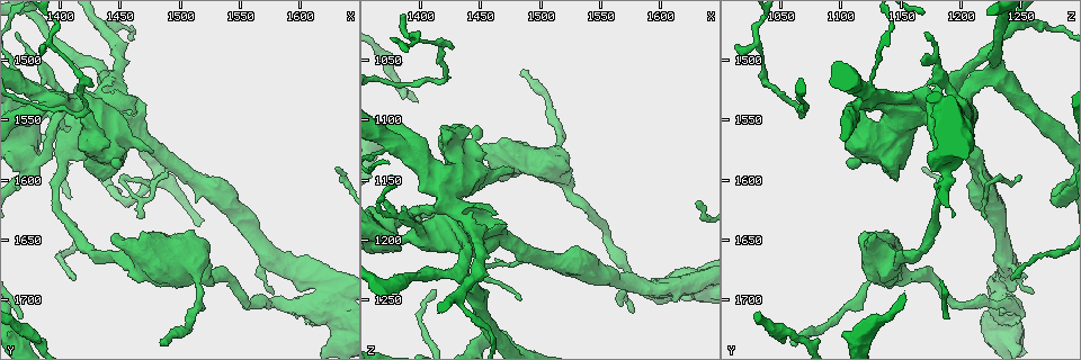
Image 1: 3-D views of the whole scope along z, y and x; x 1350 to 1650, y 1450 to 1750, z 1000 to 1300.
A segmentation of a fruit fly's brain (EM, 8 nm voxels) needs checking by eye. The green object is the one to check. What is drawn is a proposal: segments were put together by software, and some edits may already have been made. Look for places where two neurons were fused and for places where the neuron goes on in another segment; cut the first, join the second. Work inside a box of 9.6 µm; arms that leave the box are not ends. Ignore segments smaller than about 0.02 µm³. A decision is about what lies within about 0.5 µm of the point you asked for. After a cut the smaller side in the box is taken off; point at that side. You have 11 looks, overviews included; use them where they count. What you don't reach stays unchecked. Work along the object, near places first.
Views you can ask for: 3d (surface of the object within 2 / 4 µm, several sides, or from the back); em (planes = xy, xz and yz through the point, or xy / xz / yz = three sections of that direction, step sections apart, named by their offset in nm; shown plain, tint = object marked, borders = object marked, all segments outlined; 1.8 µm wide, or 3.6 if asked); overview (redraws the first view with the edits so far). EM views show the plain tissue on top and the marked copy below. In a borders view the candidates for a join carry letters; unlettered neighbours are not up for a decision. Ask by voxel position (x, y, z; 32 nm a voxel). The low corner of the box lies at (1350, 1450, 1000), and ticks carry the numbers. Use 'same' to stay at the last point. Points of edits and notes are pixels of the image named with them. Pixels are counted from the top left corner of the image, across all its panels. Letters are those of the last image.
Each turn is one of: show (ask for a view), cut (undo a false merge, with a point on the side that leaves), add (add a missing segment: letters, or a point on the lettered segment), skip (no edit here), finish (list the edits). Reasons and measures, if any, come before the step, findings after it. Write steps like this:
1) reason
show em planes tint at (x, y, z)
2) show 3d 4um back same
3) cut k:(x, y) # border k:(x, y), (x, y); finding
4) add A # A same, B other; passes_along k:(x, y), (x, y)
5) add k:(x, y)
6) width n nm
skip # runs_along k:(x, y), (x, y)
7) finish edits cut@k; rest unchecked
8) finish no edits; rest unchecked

show 3d 4um at (1514, 1674, 1126)

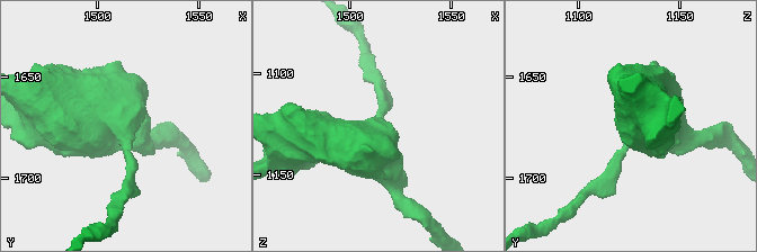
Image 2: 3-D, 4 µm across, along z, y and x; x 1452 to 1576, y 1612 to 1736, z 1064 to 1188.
shape alone is not enough
show em 3.6um planes borders at (1513, 1676, 1126)

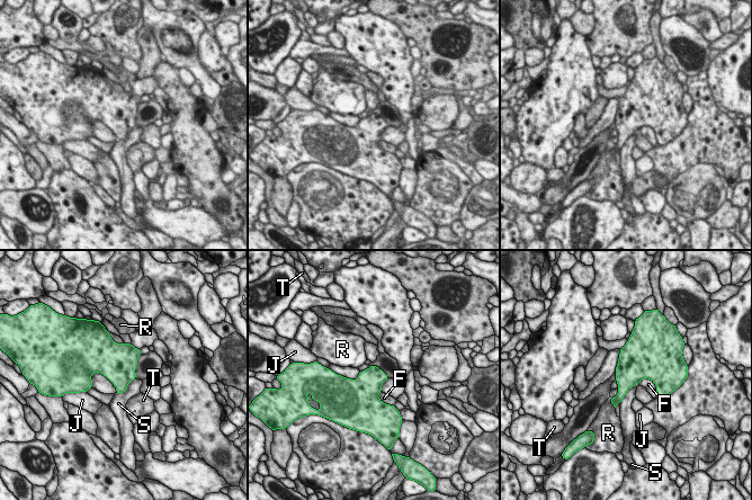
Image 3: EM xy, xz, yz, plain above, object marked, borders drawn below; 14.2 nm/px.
skip # F other, J other, R other, S other, T other; border 3:(135, 377), (124, 391), (116, 393); continuous, no second neuron

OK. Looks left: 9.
long arm stops here
show em planes tint at (1488, 1734, 1056)

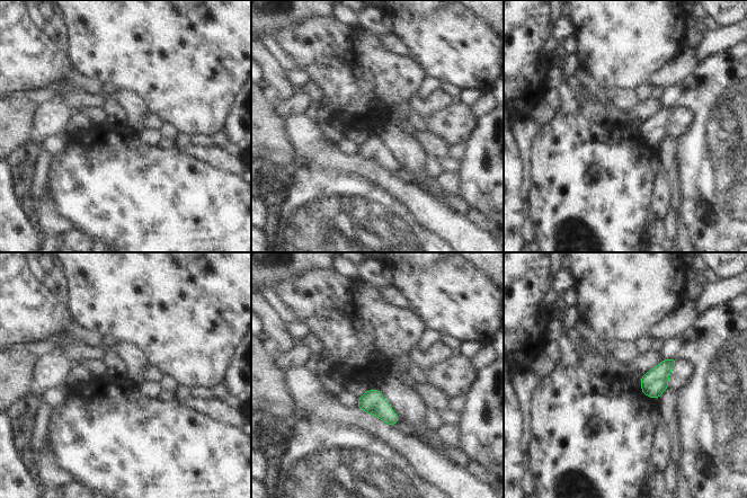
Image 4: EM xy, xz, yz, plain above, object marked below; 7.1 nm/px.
show em planes borders same

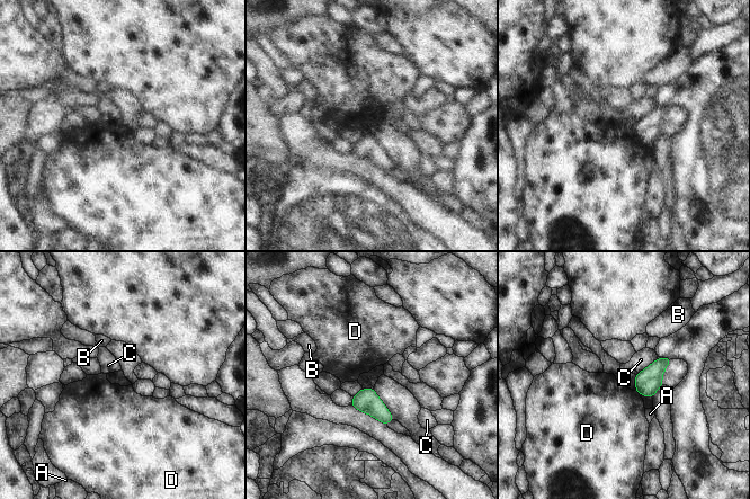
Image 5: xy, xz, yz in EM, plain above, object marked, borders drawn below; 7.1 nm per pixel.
longest_contact C 180 nm
skip # A other, B other, C other, D other; border 5:(635, 389), (641, 394); none of them fits

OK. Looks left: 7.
sharp bend
show 3d 4um at (1420, 1538, 1144)

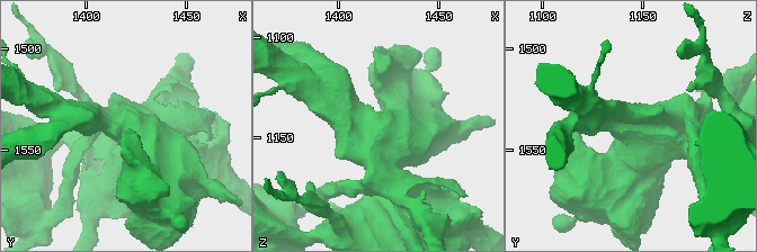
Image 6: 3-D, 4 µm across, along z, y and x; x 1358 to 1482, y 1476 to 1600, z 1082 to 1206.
show em 3.6um xy step 4 tint at (1420, 1539, 1144)

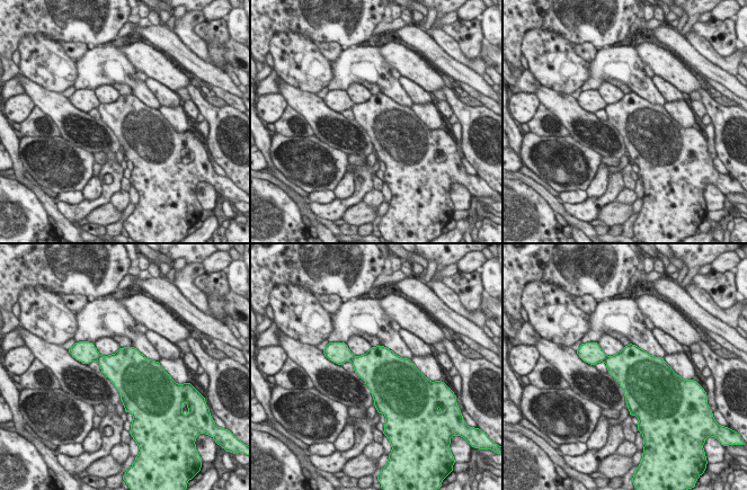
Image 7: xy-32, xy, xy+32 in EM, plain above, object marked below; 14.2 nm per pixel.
show em 3.6um planes borders same

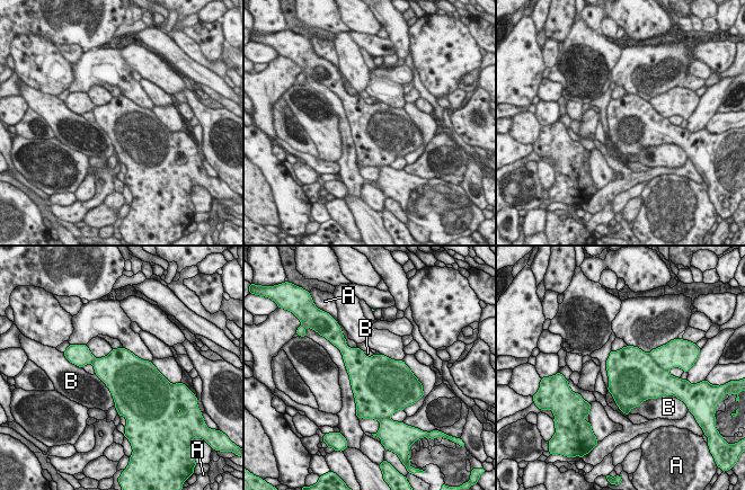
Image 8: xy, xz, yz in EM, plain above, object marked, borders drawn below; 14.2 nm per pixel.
width 650 nm
skip # A other, B other; border 8:(611, 349), (606, 361), (606, 388); all the same neuron

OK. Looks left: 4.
side arm on a straight run
show 3d 2um at (1434, 1472, 1246)

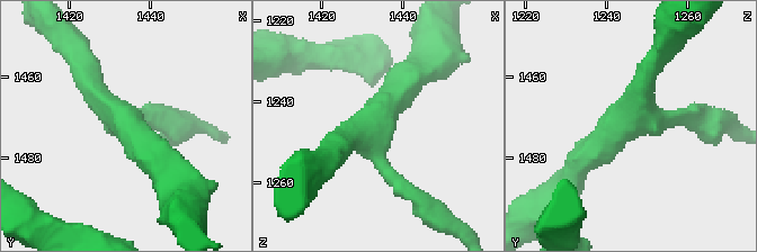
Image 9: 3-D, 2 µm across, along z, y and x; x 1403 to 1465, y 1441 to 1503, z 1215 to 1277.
arms 3; arm_widths 180, 220, 260 nm; need the tissue
show em xz step 8 tint at (1433, 1470, 1246)

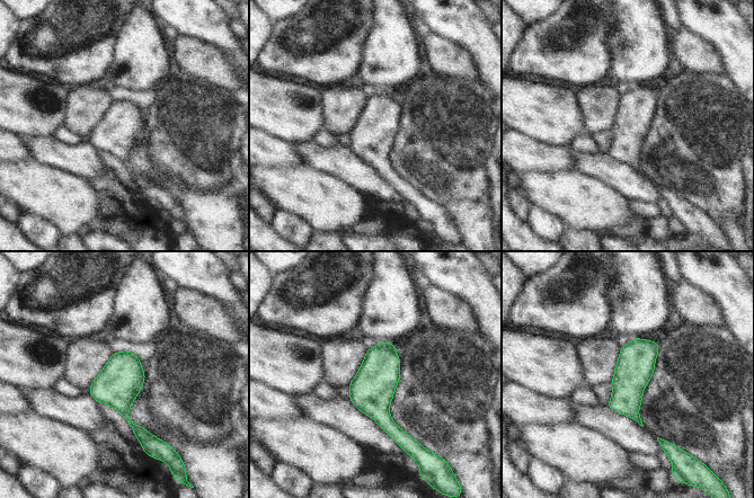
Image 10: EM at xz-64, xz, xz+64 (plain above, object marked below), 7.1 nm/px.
show em planes borders same

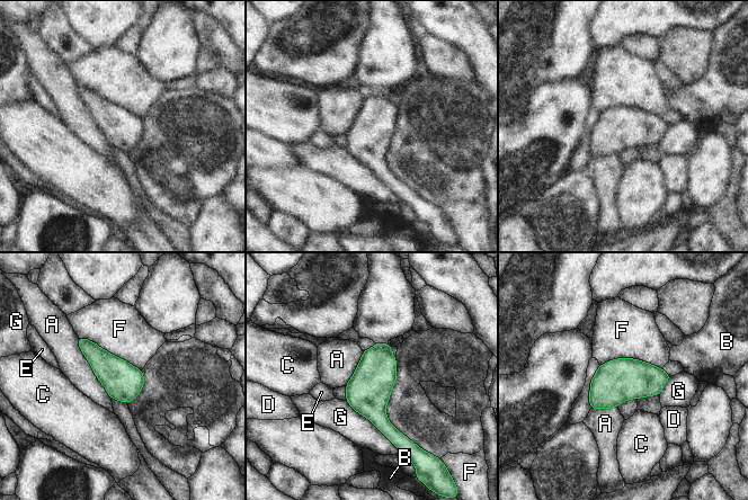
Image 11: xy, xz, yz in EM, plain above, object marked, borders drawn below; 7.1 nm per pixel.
width 260 nm
skip # A other, B other, C other, D other, E other, F other, G other; border 11:(77, 337), (81, 353), (112, 398); continuous, no second neuron

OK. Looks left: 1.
finish no edits; rest unchecked

